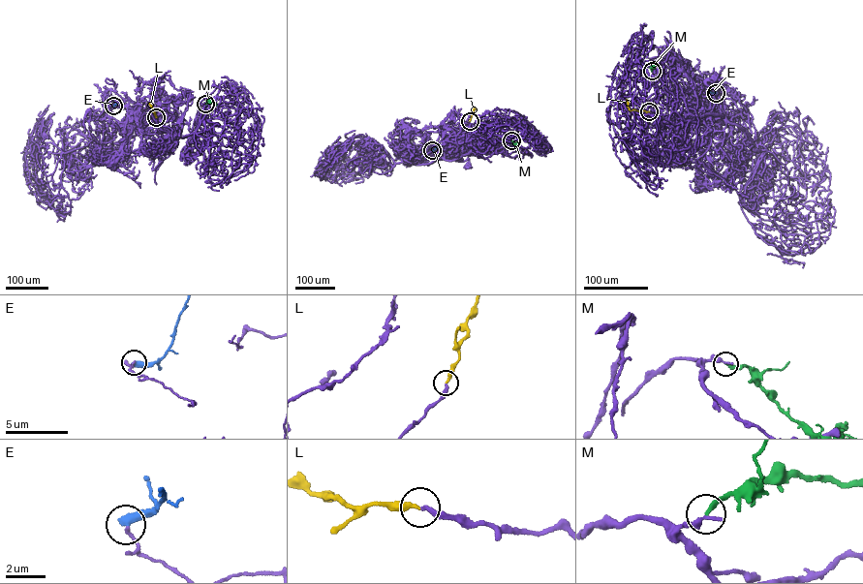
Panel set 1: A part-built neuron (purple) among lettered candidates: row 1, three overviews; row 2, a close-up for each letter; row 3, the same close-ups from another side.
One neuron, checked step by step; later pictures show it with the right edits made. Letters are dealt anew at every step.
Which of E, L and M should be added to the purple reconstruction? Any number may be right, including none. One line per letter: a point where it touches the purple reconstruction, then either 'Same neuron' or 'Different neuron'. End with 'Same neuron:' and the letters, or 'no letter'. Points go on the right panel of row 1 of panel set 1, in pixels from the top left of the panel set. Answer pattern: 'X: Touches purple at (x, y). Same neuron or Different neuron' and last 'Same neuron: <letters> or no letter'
E: Touches purple at (716, 93). Different neuron
L: Touches purple at (649, 111). Same neuron
M: Touches purple at (652, 71). Different neuron
Same neuron: L

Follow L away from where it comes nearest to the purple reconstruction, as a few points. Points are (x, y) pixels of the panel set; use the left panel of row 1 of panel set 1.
L: (156, 117), (149, 103)

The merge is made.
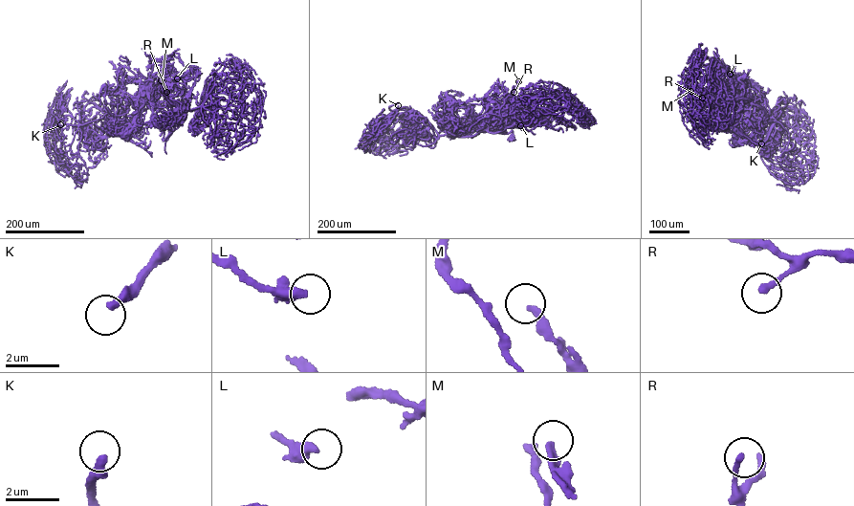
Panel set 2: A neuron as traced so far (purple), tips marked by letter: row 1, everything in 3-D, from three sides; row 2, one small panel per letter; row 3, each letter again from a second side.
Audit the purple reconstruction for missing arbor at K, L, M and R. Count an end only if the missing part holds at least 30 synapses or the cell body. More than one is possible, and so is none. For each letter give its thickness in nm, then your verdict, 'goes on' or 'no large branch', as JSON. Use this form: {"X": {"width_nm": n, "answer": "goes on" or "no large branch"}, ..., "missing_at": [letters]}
{"K": {"width_nm": 360, "answer": "goes on"}, "L": {"width_nm": 420, "answer": "goes on"}, "M": {"width_nm": 260, "answer": "no large branch"}, "R": {"width_nm": 220, "answer": "no large branch"}, "missing_at": ["K", "L"]}

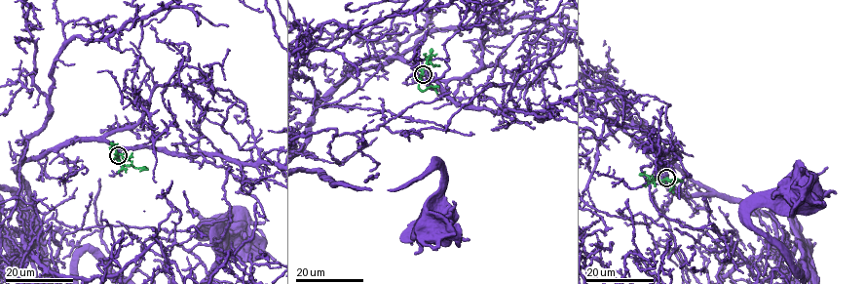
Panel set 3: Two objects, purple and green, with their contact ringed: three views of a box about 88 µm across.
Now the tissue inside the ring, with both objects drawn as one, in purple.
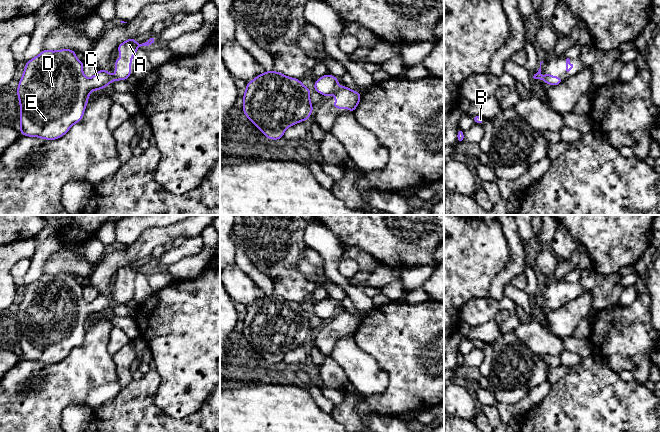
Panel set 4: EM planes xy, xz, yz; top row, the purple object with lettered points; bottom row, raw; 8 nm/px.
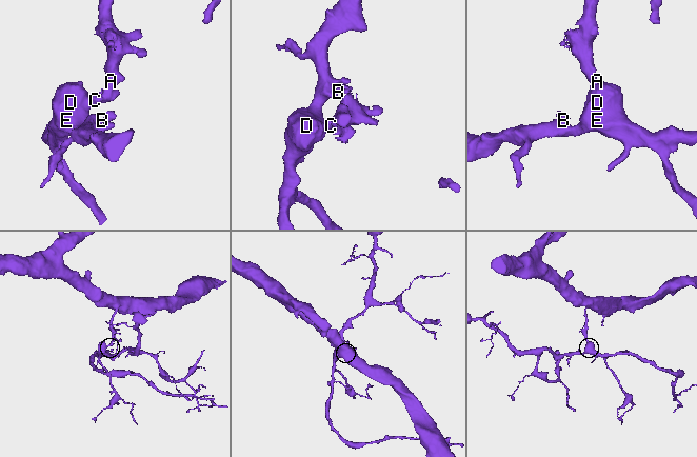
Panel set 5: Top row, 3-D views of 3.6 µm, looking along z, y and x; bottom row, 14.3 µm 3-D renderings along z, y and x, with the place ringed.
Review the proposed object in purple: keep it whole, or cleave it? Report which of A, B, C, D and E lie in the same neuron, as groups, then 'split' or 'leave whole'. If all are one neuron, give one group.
groups A / B C D E; split

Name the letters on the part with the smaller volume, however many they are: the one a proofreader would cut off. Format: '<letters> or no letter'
B, C, D, E

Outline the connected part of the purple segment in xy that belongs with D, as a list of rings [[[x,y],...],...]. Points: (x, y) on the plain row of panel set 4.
[[[43,273],[42,276],[28,284],[19,304],[17,319],[20,328],[20,358],[29,361],[38,361],[45,364],[56,364],[64,360],[69,353],[82,344],[89,318],[94,314],[102,314],[112,306],[109,294],[99,293],[91,302],[83,298],[84,286],[76,281],[72,273],[56,275]]]

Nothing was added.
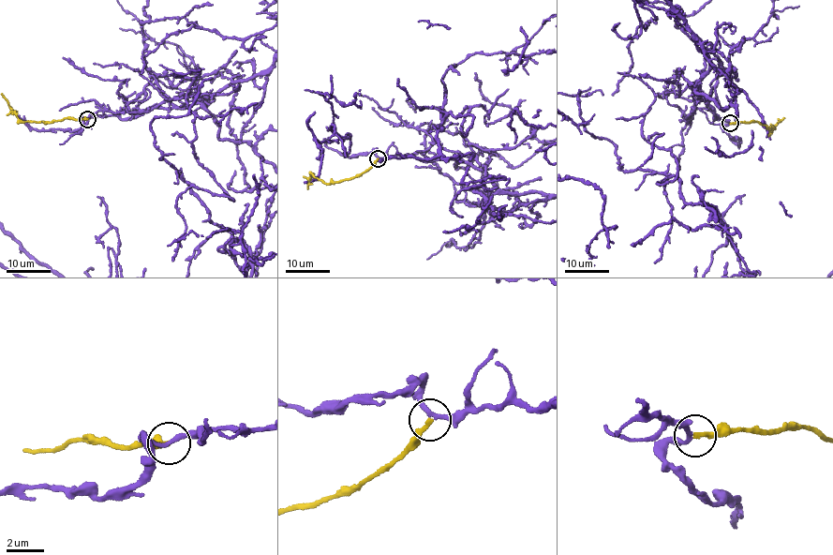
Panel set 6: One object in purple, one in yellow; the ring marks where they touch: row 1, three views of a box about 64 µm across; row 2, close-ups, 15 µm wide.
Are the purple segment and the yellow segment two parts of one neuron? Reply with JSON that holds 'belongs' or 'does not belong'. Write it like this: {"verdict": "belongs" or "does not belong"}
{"verdict": "belongs"}

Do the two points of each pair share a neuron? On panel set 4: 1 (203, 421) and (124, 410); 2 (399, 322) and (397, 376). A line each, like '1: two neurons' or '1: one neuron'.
1: one neuron
2: one neuron

